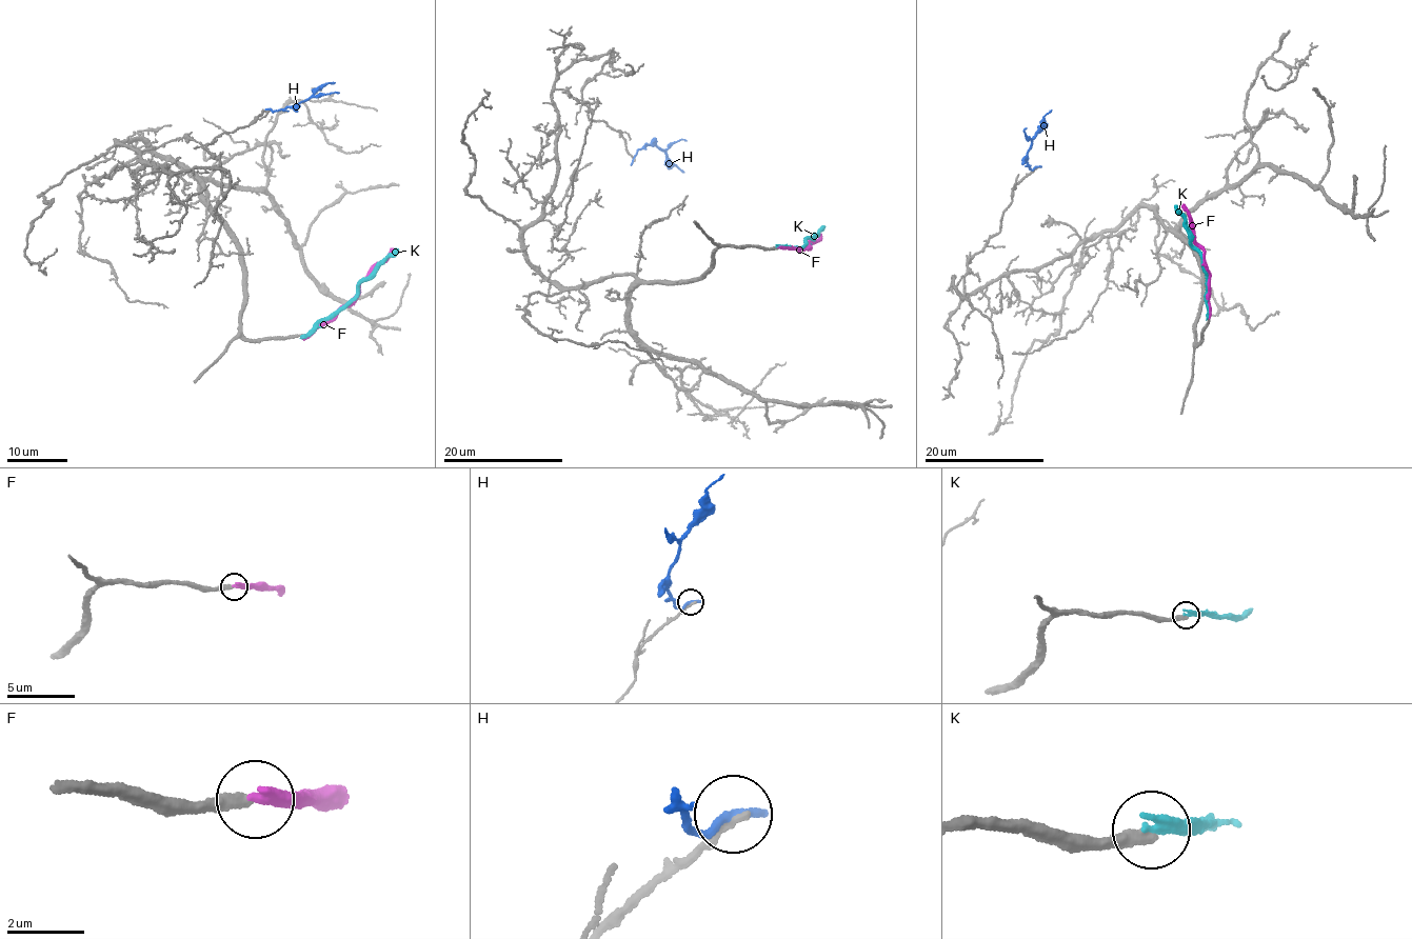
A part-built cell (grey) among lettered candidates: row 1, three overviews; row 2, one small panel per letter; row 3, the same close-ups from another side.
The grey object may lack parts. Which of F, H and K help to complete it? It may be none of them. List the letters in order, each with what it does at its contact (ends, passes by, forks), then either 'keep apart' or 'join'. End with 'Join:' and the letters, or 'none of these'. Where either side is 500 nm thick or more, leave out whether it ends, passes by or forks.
F: it ends; keep apart
H: it ends; keep apart
K: it ends; keep apart
Join: none of these

